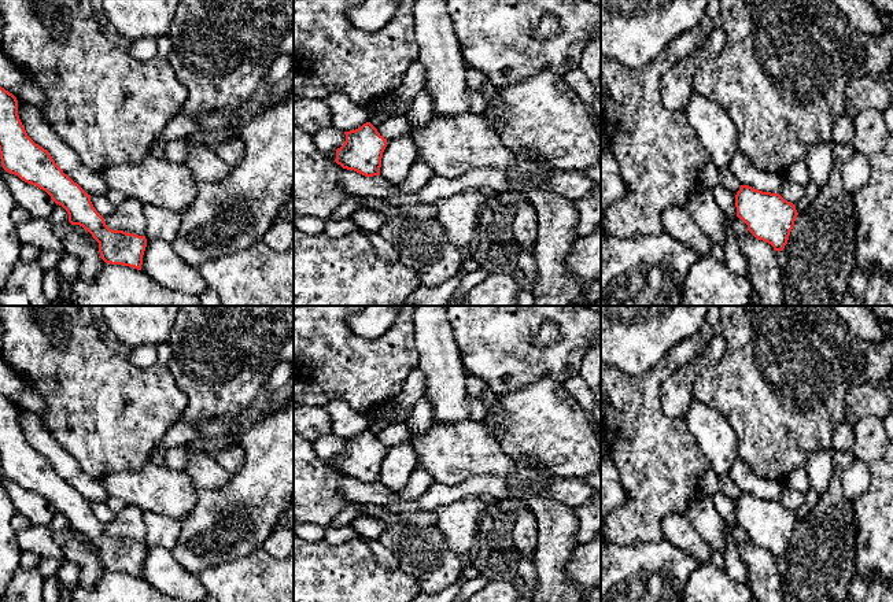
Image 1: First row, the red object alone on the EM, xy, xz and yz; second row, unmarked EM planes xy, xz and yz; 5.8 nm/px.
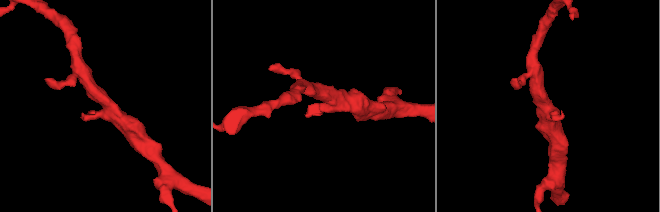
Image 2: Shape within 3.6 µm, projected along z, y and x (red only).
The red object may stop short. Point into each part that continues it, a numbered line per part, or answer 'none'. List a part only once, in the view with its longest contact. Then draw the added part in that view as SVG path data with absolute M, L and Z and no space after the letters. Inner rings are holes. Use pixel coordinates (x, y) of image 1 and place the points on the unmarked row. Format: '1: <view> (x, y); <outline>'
none

